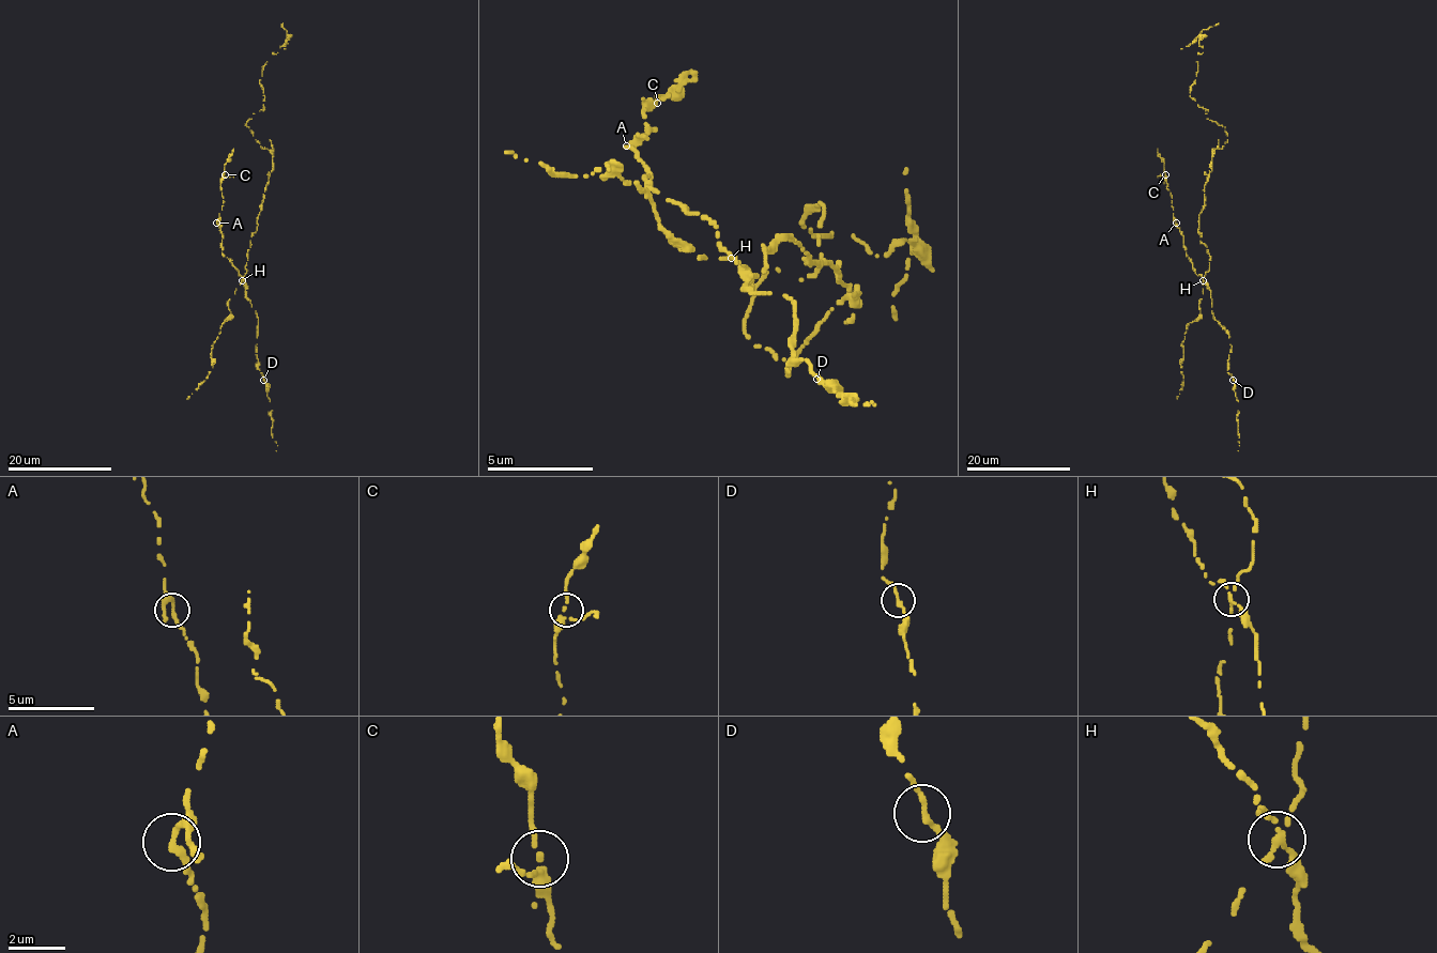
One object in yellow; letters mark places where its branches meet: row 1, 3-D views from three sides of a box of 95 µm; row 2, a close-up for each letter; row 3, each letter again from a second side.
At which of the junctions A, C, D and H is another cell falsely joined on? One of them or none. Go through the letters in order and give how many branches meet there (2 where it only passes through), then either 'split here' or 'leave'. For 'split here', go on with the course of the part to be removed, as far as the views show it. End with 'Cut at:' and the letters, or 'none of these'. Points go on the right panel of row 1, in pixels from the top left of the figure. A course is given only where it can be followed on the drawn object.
A: 3 | leave
C: 3 | leave
D: 2 | leave
H: 3 | split here | (1203, 279), (1204, 185), (1227, 133), (1190, 89), (1198, 35), (1219, 22)
Cut at: H

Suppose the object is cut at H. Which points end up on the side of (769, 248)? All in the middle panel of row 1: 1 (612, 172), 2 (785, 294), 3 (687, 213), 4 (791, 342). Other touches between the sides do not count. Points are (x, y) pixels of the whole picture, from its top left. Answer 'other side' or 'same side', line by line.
1: same side
2: other side
3: other side
4: other side

